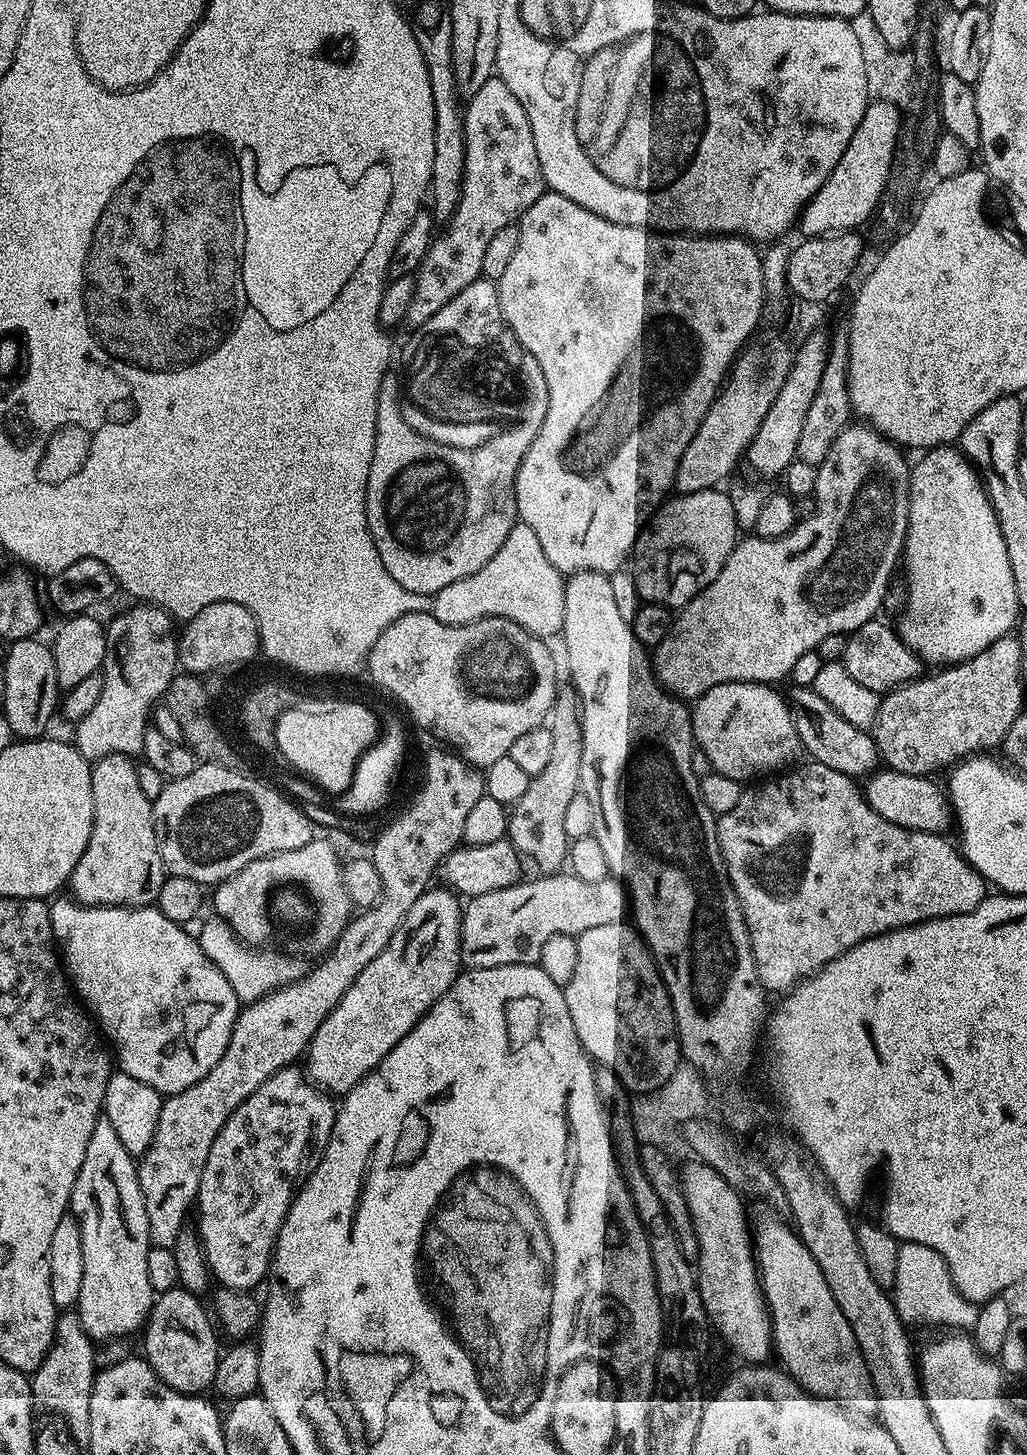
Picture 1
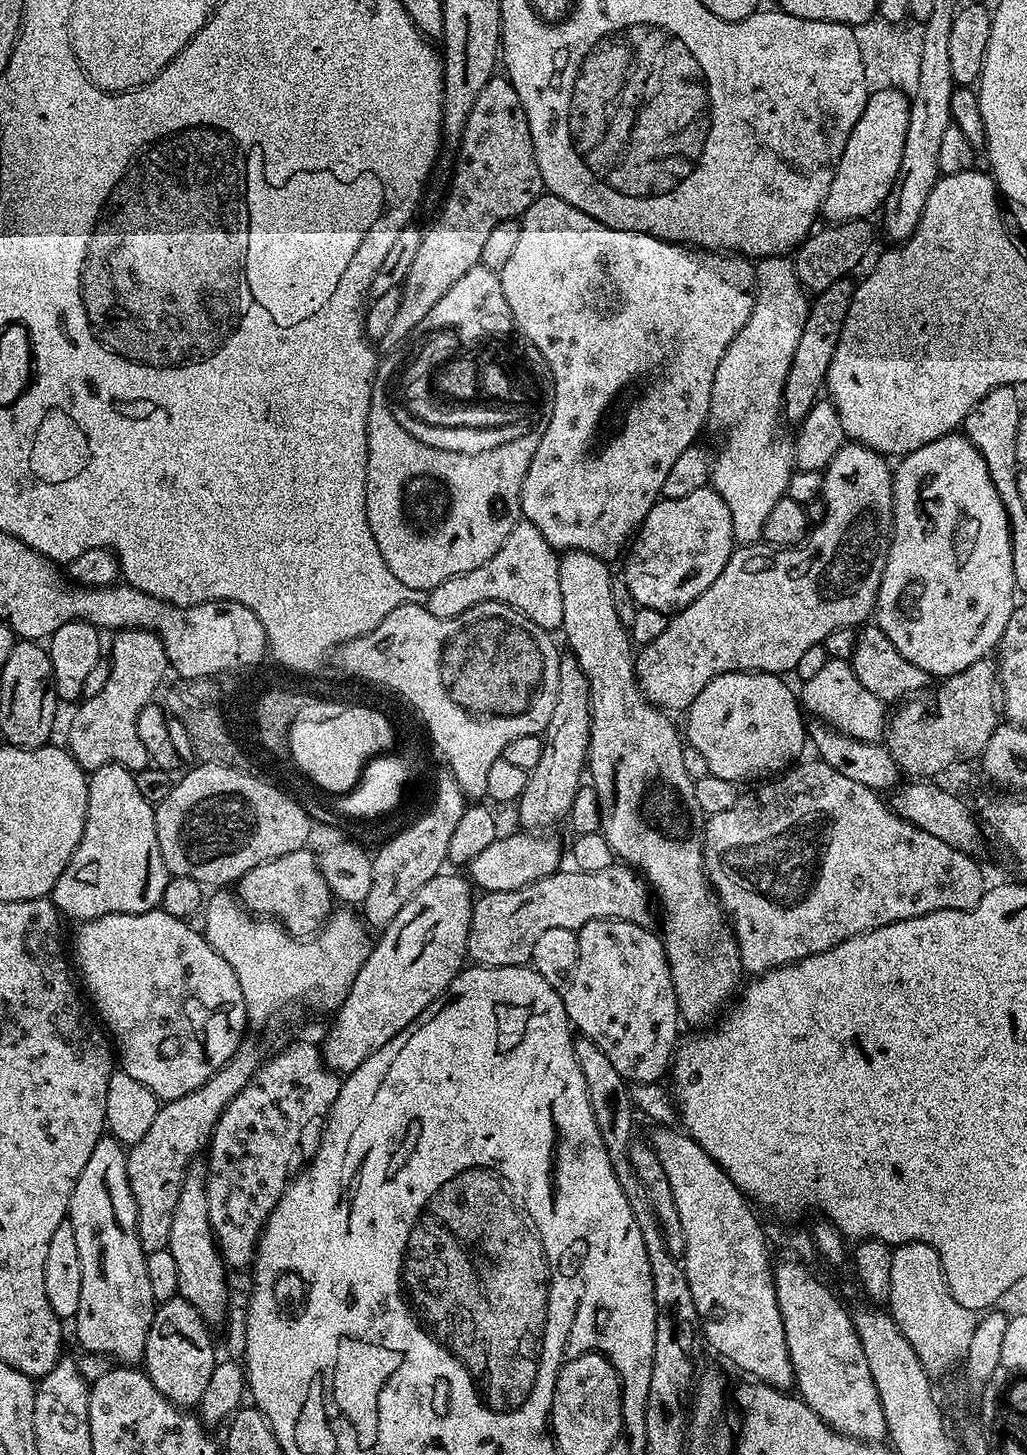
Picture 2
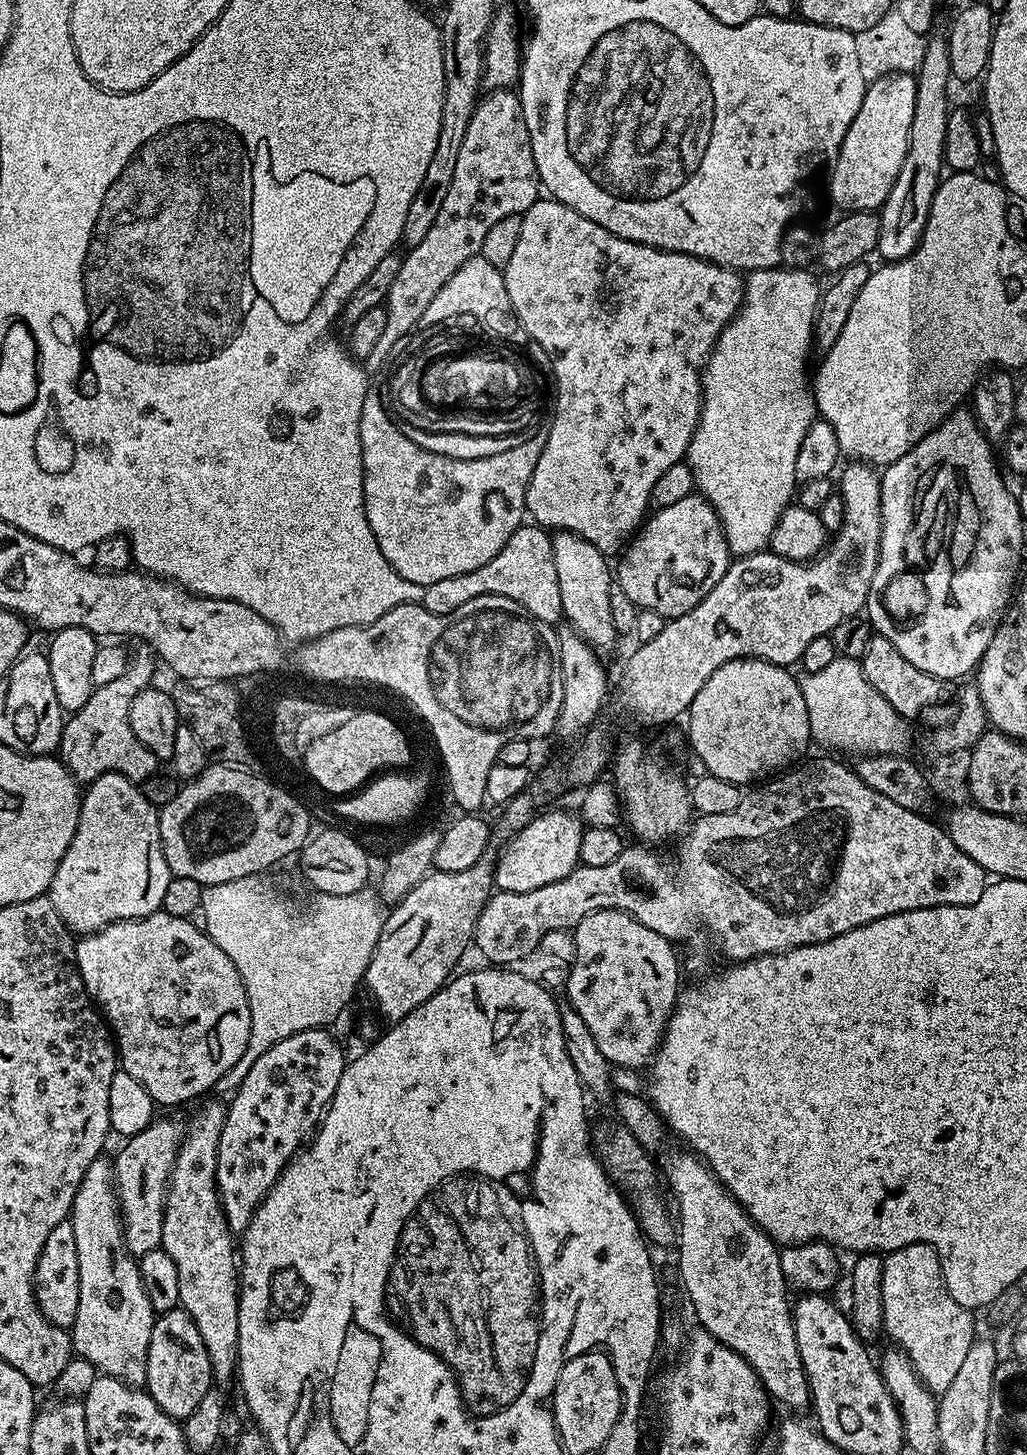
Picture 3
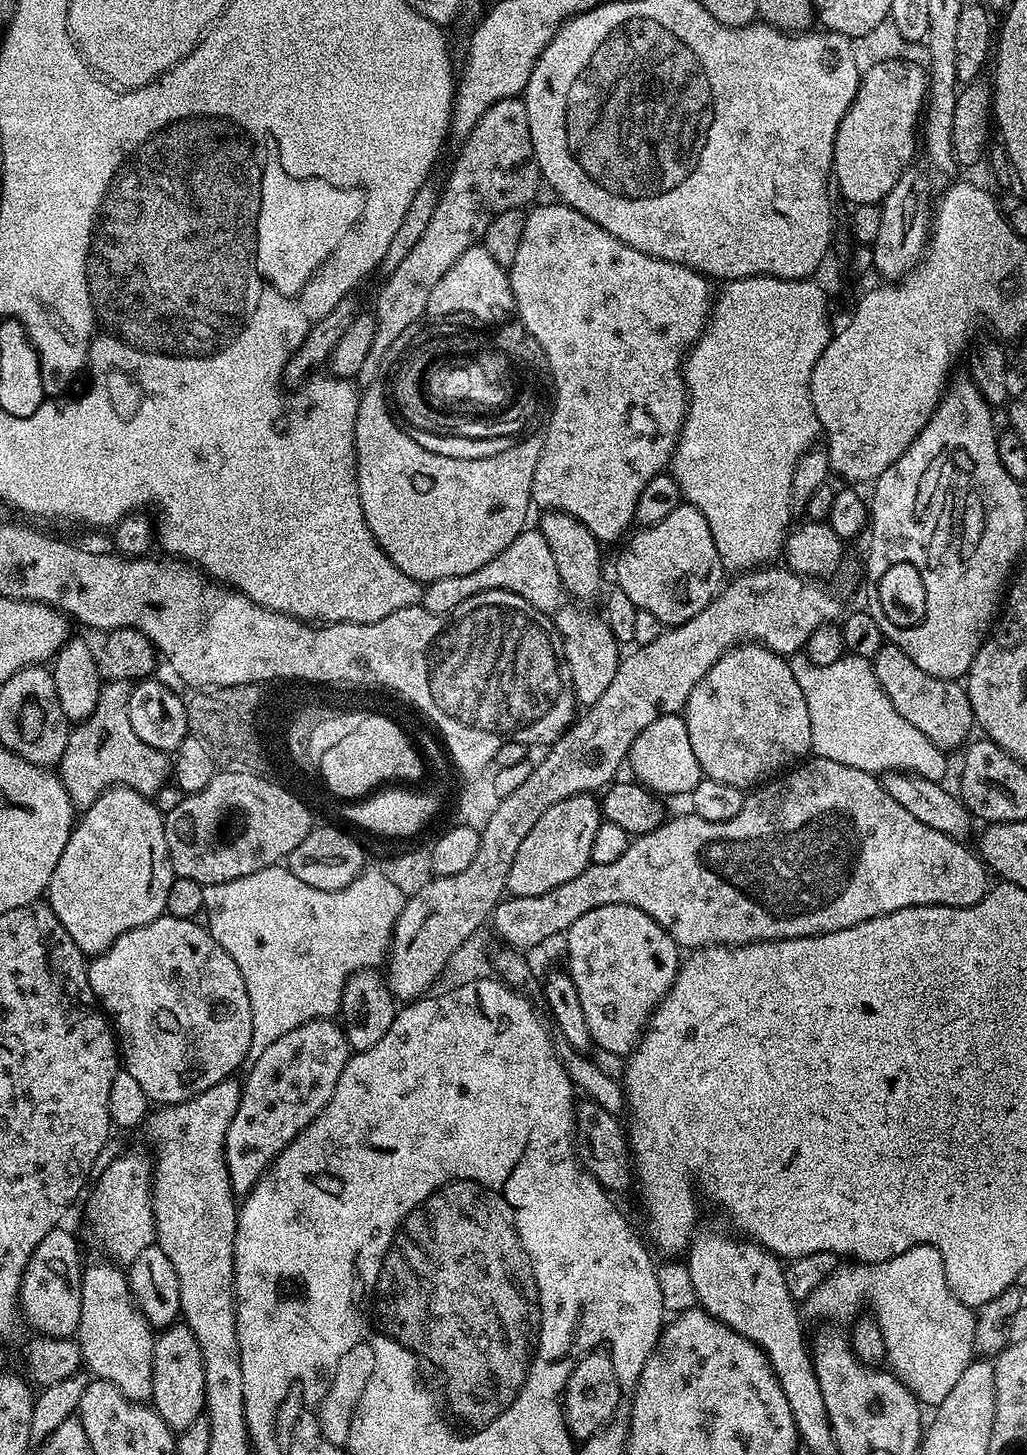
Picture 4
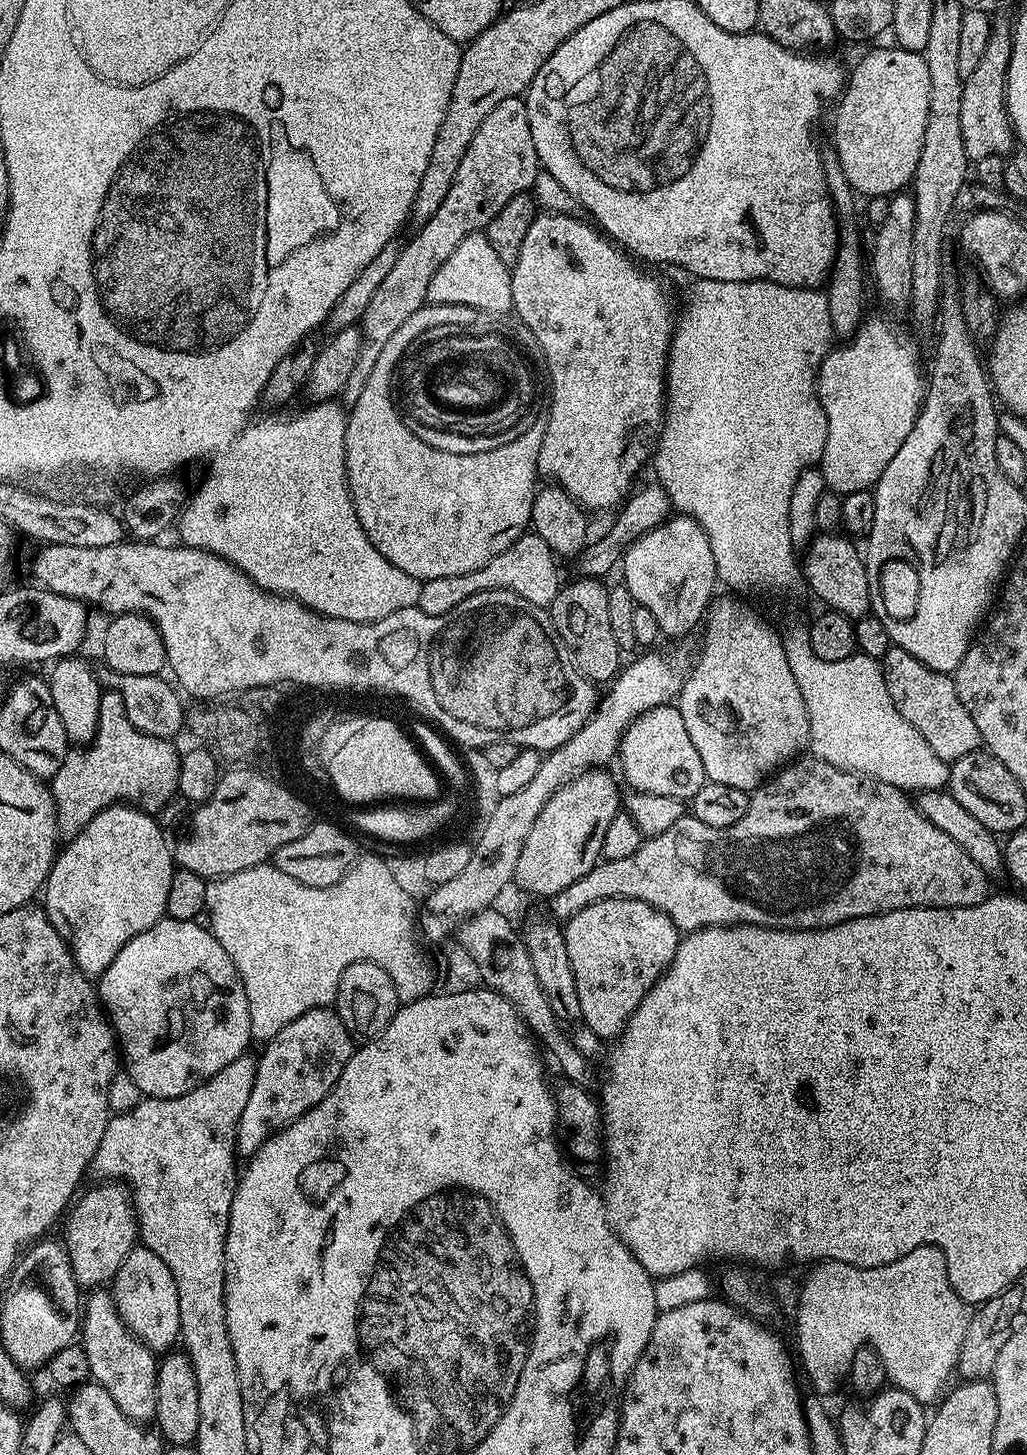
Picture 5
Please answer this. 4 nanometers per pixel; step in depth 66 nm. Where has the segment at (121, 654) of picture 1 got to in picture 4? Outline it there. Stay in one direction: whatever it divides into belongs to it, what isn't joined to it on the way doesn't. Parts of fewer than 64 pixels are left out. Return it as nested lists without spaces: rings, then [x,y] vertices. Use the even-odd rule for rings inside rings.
[[[122,680],[105,683],[98,694],[98,706],[94,706],[94,712],[87,716],[85,720],[79,721],[69,731],[66,750],[58,765],[58,775],[62,786],[66,788],[66,794],[70,796],[73,809],[89,808],[110,786],[127,786],[130,790],[141,792],[143,796],[152,798],[155,797],[155,792],[164,783],[169,783],[169,753],[154,750],[154,746],[146,746],[146,742],[142,742],[142,738],[138,738],[138,734],[134,734],[134,726],[130,726],[128,703],[131,693],[131,683]]]

